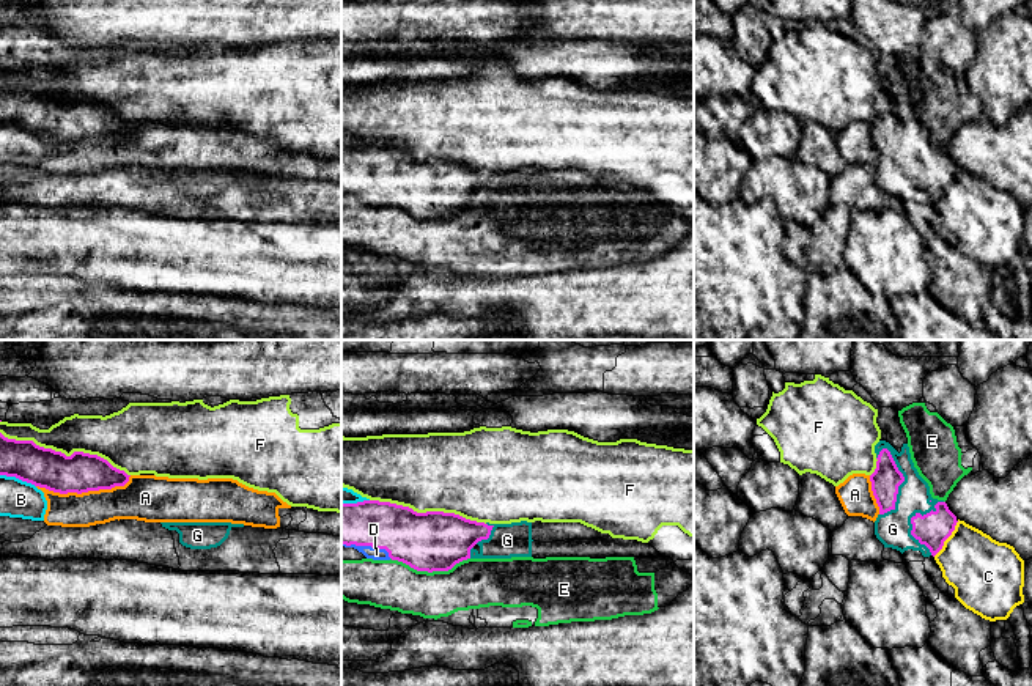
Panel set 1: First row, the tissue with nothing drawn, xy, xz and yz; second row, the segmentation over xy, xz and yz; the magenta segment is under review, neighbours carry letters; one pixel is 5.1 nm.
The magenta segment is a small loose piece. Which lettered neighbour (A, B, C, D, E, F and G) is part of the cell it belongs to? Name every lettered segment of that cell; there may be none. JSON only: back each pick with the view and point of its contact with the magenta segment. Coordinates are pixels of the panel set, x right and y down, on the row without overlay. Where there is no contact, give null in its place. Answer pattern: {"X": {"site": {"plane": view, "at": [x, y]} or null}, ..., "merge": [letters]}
{"D": {"site": {"plane": "xz", "at": [367, 192]}}, "G": {"site": {"plane": "yz", "at": [900, 131]}}, "merge": ["D", "G"]}

